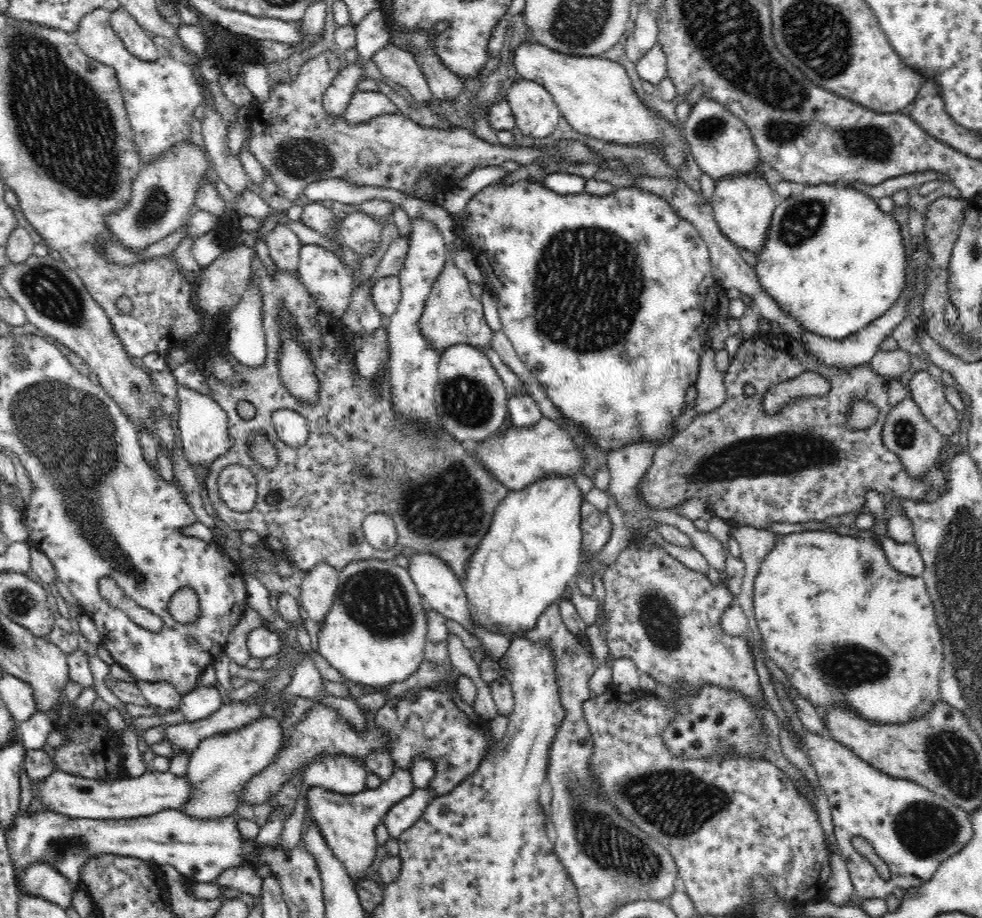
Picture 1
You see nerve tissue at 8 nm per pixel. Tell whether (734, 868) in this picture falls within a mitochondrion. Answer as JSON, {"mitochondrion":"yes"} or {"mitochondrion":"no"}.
{"mitochondrion":"no"}

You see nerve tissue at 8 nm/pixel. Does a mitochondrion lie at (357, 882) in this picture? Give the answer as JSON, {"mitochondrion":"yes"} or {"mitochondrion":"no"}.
{"mitochondrion":"no"}

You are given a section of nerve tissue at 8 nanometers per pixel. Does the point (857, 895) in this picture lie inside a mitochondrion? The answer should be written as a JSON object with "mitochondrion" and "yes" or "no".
{"mitochondrion":"no"}

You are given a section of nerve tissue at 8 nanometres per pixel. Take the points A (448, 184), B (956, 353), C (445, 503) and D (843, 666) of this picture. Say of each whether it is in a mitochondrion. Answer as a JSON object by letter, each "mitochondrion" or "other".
{"A":"other","B":"other","C":"mitochondrion","D":"mitochondrion"}

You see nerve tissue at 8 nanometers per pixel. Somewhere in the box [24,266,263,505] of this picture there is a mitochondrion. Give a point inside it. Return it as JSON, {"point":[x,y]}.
{"point":[136,389]}

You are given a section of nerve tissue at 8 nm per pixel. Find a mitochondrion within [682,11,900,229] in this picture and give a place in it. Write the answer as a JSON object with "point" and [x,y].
{"point":[869,141]}

